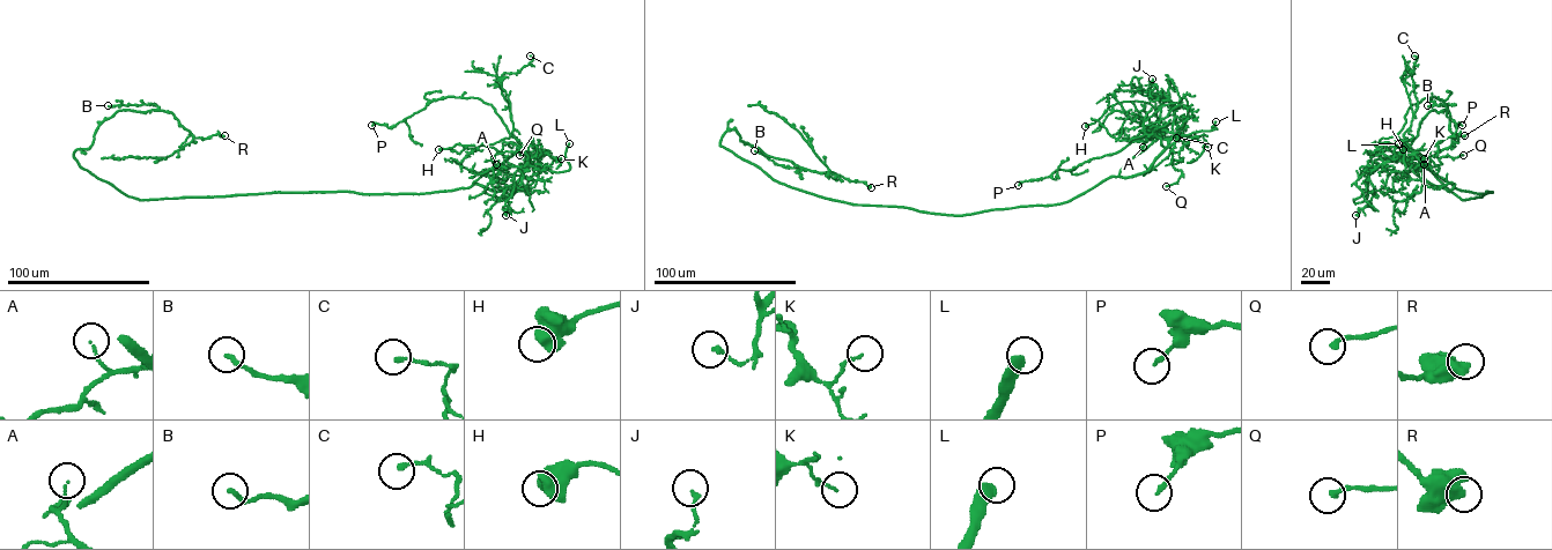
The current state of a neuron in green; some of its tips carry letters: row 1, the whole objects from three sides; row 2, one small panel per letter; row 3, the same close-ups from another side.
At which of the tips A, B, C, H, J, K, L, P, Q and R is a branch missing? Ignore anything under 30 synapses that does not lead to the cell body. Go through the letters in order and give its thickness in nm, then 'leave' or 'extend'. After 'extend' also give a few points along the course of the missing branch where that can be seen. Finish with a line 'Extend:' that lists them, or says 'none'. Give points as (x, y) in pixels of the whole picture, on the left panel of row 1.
A: calibre 80 nm; leave
B: calibre 200 nm; leave
C: calibre 160 nm; leave
H: calibre 600 nm; leave
J: calibre 160 nm; leave
K: calibre 100 nm; leave
L: calibre 360 nm; extend; course (569, 143), (585, 133)
P: calibre 170 nm; leave
Q: calibre 200 nm; leave
R: calibre 650 nm; leave
Extend: L

